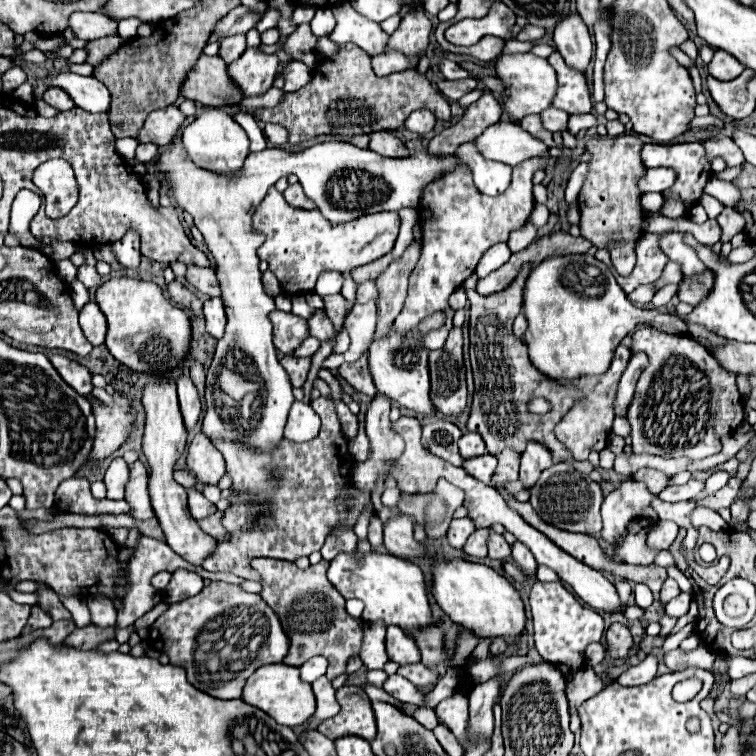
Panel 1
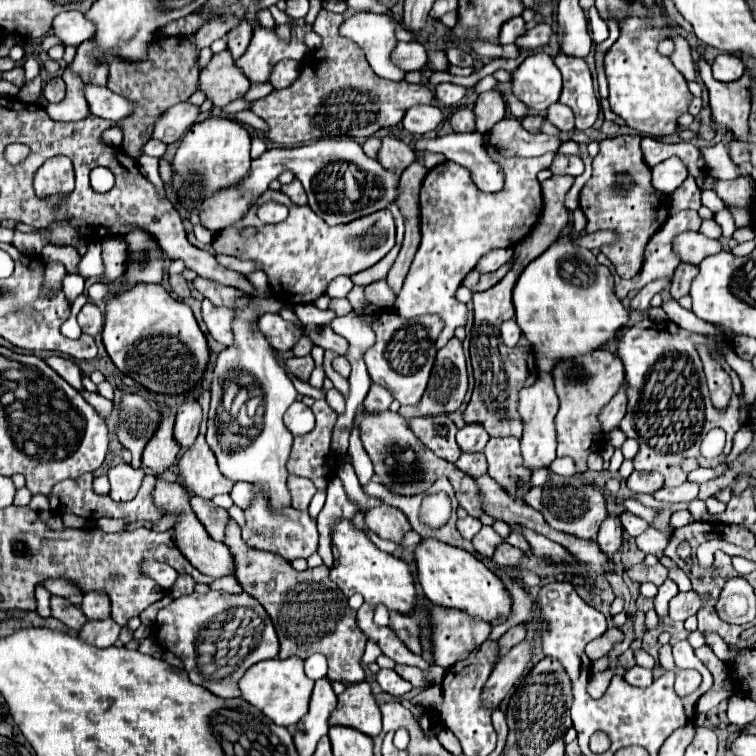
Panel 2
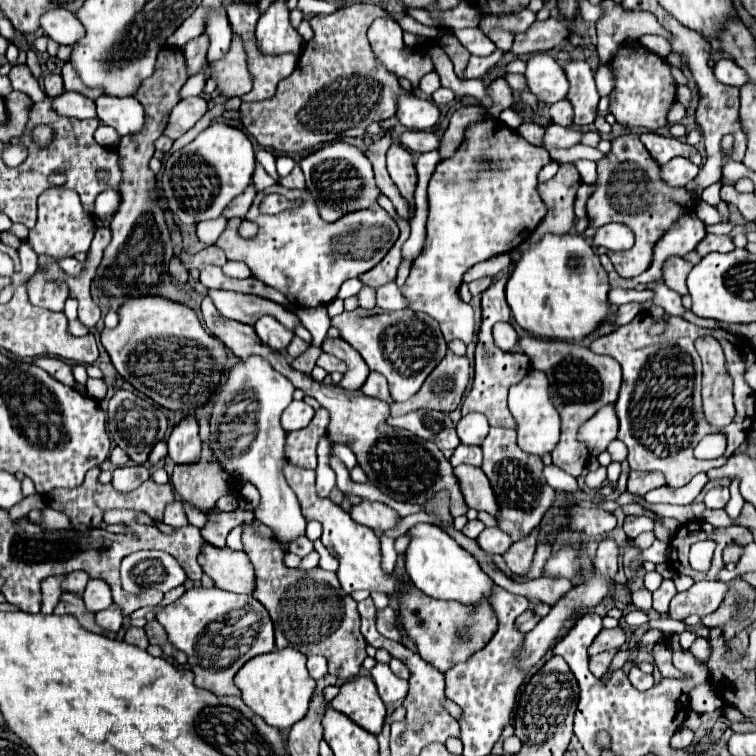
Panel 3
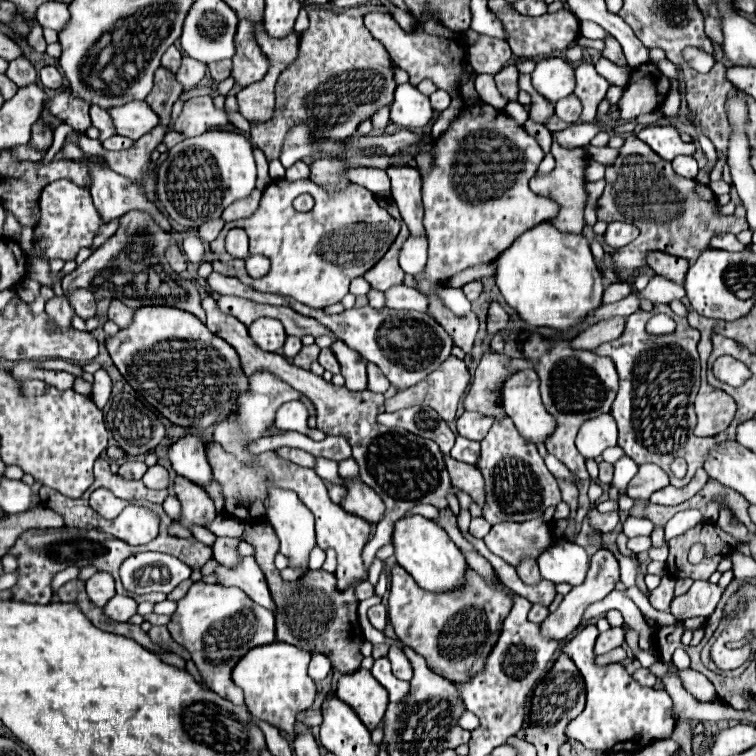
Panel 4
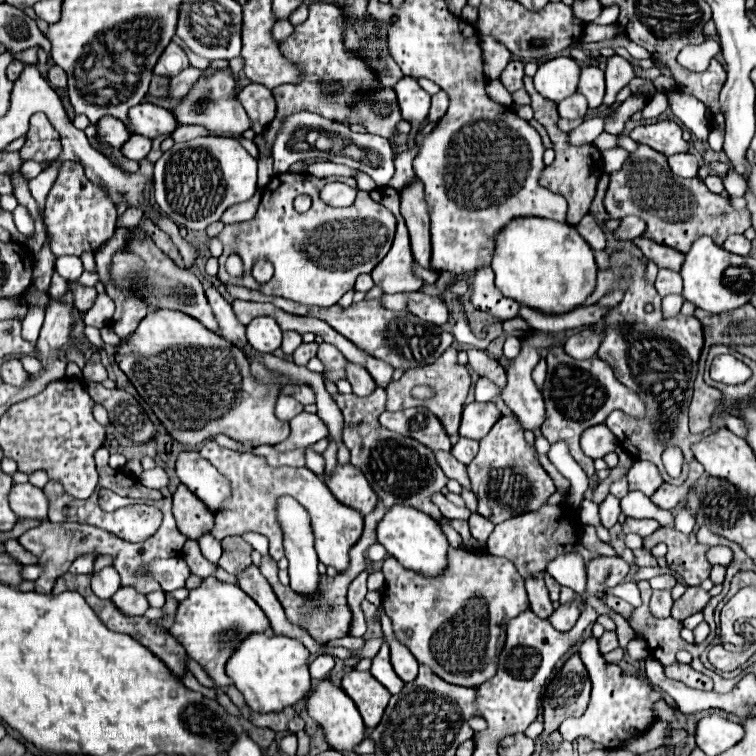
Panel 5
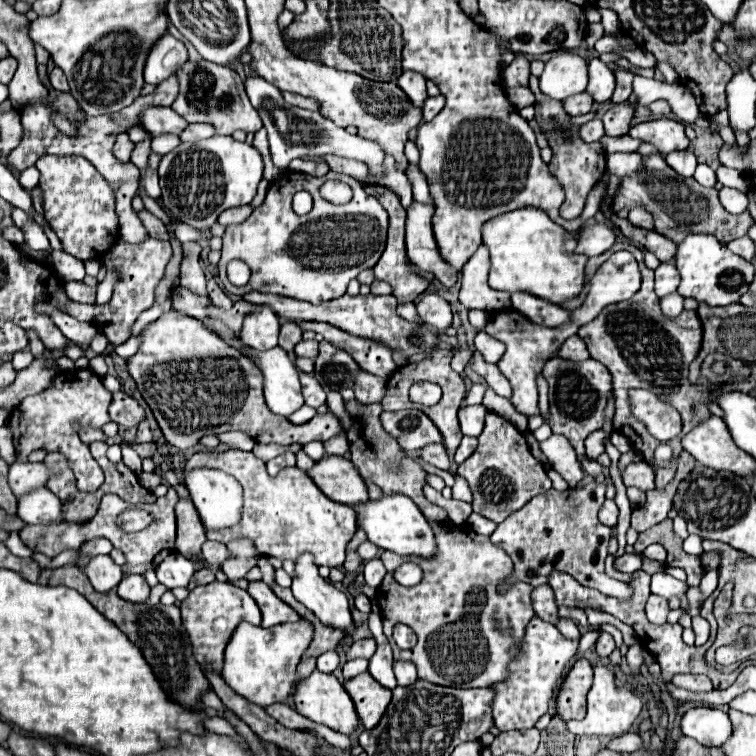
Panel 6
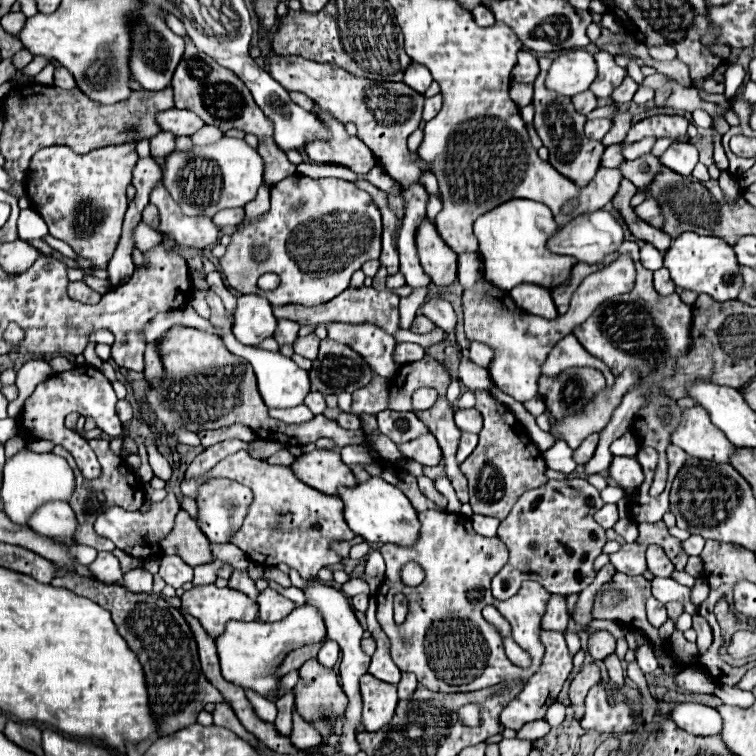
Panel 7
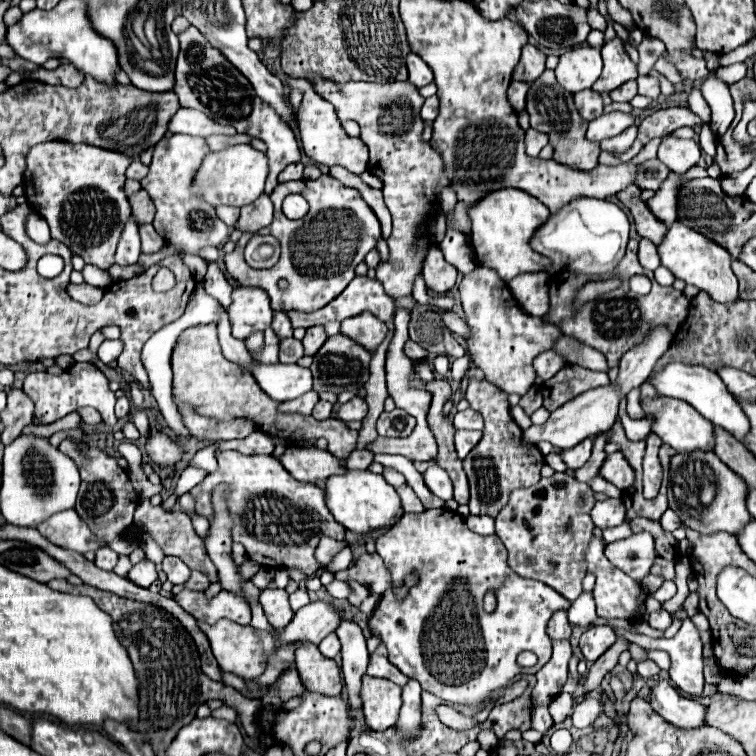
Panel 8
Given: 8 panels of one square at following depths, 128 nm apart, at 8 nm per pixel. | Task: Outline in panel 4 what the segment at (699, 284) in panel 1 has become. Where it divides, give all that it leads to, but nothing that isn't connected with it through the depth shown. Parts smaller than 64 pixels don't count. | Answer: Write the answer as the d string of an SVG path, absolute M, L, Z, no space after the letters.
M650 252L648 254L648 266L660 274L666 276L674 282L684 282L684 274L688 272L688 260L686 258L678 258L678 256L670 256L664 252Z

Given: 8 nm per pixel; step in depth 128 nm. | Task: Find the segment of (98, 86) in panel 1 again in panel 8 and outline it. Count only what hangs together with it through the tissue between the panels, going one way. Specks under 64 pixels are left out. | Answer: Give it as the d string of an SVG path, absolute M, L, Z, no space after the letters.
M180 108L180 110L172 116L172 120L170 120L170 132L208 138L208 136L212 136L212 134L232 136L232 134L236 132L236 129L214 122L212 118L208 118L208 116L206 116L204 112L200 112L200 110Z

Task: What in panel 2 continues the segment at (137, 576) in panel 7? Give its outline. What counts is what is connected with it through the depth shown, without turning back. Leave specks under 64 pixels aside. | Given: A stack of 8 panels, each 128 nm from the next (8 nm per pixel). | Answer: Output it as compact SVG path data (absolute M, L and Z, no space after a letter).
M104 618L104 620L90 620L84 624L84 628L78 632L86 642L94 644L94 646L112 646L118 640L120 634L120 626L112 620L112 618Z

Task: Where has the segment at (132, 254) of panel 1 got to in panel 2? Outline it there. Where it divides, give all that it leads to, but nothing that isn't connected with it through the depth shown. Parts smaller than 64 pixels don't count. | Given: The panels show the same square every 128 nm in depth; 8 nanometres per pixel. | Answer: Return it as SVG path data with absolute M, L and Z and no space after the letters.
M110 236L102 240L102 260L104 260L104 278L106 280L116 280L124 274L126 270L126 242L118 236Z

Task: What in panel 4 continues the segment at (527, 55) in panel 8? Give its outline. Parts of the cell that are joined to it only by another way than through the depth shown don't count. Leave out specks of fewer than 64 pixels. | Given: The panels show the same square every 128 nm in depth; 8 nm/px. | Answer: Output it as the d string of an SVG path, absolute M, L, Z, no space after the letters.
M506 66L504 70L500 70L500 74L496 74L496 86L502 92L502 96L506 96L510 102L516 100L518 96L518 76L520 72L516 70L516 66Z

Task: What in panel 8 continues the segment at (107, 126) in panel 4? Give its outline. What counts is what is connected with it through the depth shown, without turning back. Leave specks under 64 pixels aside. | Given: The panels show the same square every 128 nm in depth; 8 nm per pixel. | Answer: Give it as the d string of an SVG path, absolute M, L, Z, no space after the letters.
M42 142L30 148L26 154L26 170L22 186L26 190L28 204L36 214L40 214L52 232L52 238L66 244L74 254L82 256L86 264L94 264L102 270L108 270L114 264L116 246L122 238L122 230L130 218L130 204L124 194L124 170L130 166L132 158L126 154L110 152L90 144L72 144L72 142Z

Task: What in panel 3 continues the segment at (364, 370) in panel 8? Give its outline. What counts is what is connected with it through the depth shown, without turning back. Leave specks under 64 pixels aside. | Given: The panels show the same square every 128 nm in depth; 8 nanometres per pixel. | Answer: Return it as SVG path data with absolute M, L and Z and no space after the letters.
M322 352L322 354L320 354L320 358L318 358L316 366L324 368L328 374L332 374L332 372L342 372L342 370L346 368L346 366L344 366L344 362L340 362L338 358L334 358L332 354L326 354L326 352Z

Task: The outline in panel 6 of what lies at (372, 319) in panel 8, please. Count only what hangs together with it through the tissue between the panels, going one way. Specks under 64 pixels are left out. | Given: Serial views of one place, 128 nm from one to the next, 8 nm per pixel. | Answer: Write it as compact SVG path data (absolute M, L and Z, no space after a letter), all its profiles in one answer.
M300 322L300 328L322 334L324 340L332 342L336 348L352 354L352 358L356 358L356 362L360 362L362 370L372 372L380 378L388 378L398 368L392 360L392 350L386 344L380 344L380 342L370 340L370 338L360 338L360 336L348 334L332 324Z

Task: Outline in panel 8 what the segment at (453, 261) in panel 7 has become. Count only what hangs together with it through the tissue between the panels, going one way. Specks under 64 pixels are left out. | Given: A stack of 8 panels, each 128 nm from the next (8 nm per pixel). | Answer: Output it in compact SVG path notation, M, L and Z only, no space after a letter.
M432 246L424 258L422 266L422 278L426 282L426 288L444 294L456 284L458 271L452 264L444 262L444 256L440 254L438 246Z

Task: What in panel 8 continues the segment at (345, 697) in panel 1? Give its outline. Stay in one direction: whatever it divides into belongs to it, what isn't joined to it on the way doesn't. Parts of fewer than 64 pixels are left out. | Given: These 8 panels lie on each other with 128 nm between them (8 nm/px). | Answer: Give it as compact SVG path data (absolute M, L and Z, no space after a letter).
M362 678L360 700L366 724L376 730L388 730L396 724L402 706L402 688L386 678Z

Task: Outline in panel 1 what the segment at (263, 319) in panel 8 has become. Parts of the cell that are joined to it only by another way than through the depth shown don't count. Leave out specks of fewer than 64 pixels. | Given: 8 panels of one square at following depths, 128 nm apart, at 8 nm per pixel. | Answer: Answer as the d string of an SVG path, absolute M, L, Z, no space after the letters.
M274 310L268 318L274 326L274 346L284 354L292 354L310 336L308 322L294 314Z

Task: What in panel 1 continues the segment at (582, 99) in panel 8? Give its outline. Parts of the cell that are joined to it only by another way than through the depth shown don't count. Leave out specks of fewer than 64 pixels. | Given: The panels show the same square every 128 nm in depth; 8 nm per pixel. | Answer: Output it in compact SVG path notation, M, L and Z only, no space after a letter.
M554 106L546 108L546 110L540 114L542 126L544 126L546 130L550 130L550 132L564 132L564 130L568 130L568 116L570 116L568 112L556 110Z

